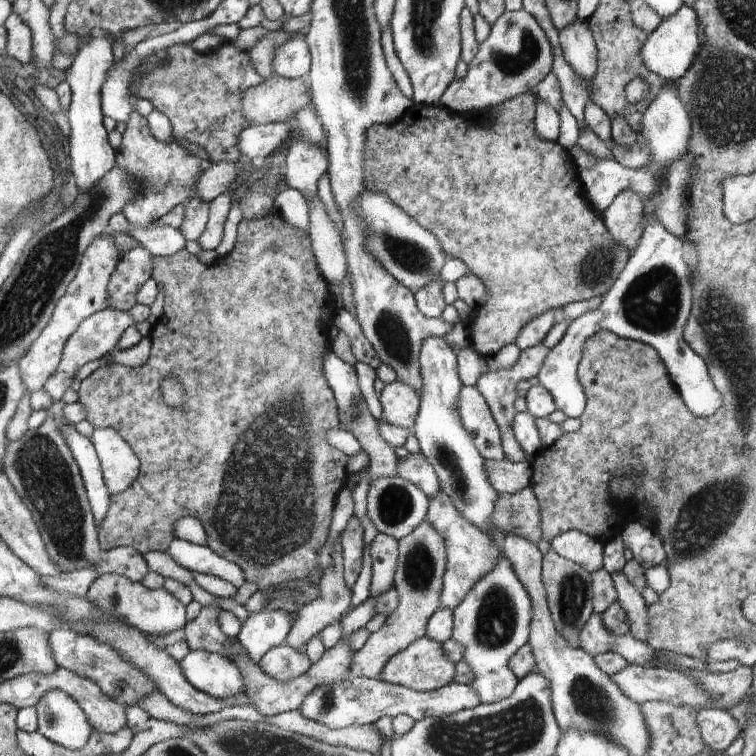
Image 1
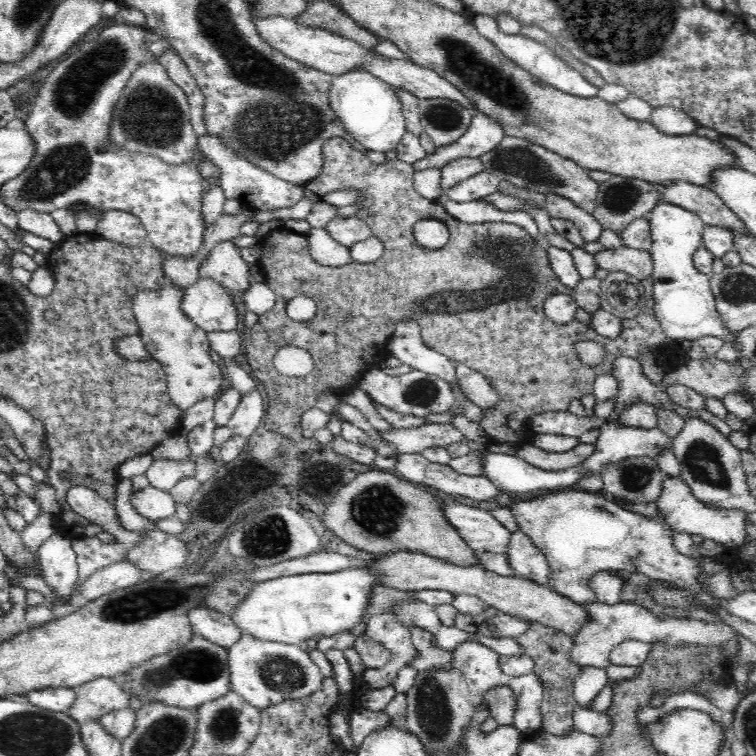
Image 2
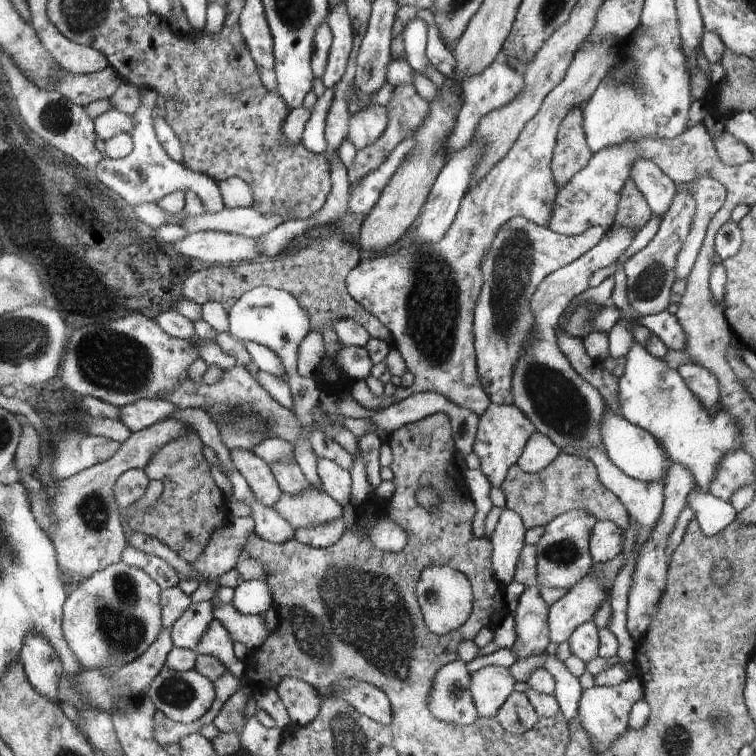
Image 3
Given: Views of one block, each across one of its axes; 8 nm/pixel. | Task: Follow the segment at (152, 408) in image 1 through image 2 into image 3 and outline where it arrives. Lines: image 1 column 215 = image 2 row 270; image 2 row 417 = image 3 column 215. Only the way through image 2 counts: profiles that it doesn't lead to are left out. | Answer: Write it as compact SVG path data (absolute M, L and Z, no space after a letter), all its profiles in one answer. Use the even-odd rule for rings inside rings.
M331 231L326 236L312 240L308 246L300 248L294 254L265 256L263 259L241 263L238 266L212 265L199 270L186 278L182 284L182 295L199 305L210 301L218 302L229 313L232 306L238 302L238 298L254 287L266 285L292 294L298 300L298 304L304 308L304 312L308 312L310 331L318 328L324 340L324 358L318 370L315 371L318 387L328 394L339 394L350 378L338 368L338 362L336 362L336 354L340 352L342 344L332 328L332 323L336 322L338 317L352 318L354 322L366 328L372 339L377 338L389 344L390 347L394 346L393 336L388 328L358 304L347 291L346 277L360 262L360 246L358 247L356 248L356 244L346 242L340 231ZM181 425L180 435L162 446L143 468L150 480L160 480L164 484L162 496L148 512L127 518L133 532L157 538L190 564L200 558L210 536L228 522L229 514L228 502L208 470L202 447L197 431Z

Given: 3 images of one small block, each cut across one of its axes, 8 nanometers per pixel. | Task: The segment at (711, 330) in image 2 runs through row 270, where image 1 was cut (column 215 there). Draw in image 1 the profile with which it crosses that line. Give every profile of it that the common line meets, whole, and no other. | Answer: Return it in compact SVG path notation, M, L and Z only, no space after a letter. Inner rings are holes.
M192 650L178 666L189 684L214 698L222 700L245 690L238 666L220 654Z

